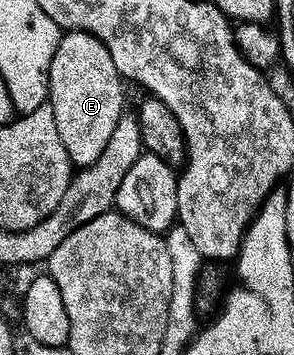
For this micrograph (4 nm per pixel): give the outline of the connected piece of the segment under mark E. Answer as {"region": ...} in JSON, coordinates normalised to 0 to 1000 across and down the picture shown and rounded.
{"region":[[[224,87],[197,107],[197,130],[190,132],[190,155],[177,155],[177,189],[170,192],[170,256],[163,265],[163,287],[177,301],[177,321],[190,335],[190,366],[204,375],[204,394],[218,403],[218,420],[238,439],[238,462],[252,470],[310,465],[340,442],[340,425],[354,425],[354,414],[367,414],[367,392],[381,392],[381,369],[395,369],[395,346],[422,327],[415,293],[425,290],[429,273],[415,265],[415,239],[422,242],[422,220],[395,200],[395,177],[381,177],[381,155],[367,155],[367,132],[354,132],[354,121],[340,121],[333,104],[320,104],[306,93],[276,87]]]}

